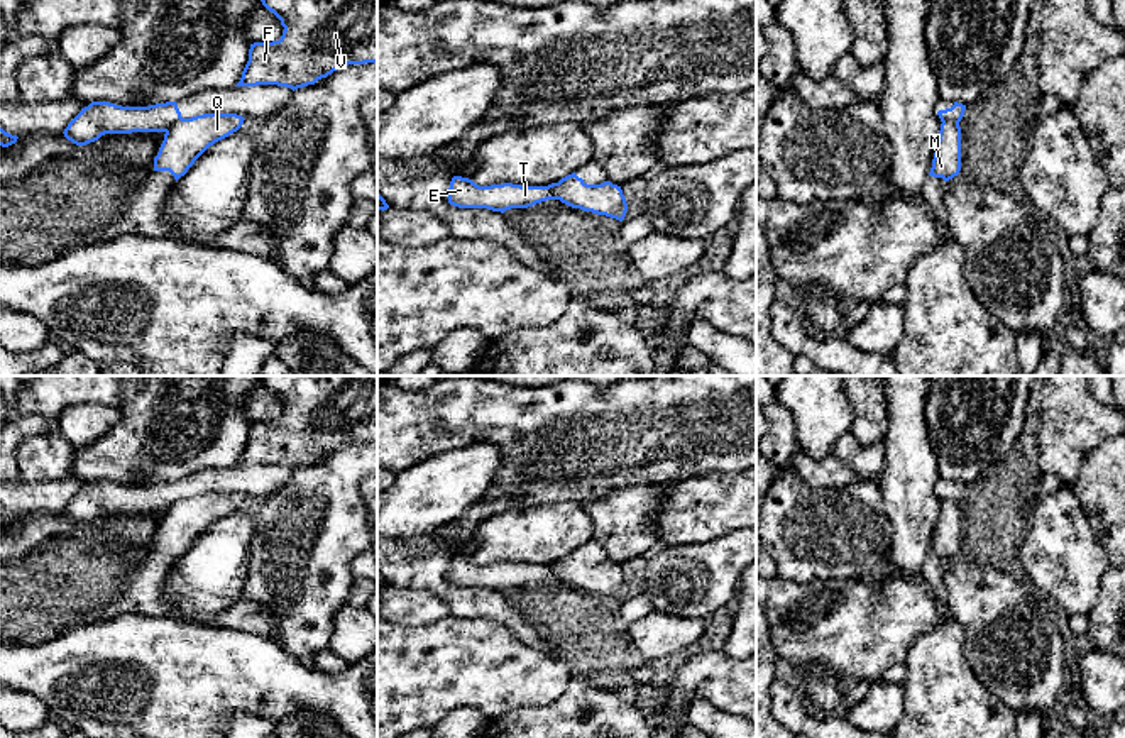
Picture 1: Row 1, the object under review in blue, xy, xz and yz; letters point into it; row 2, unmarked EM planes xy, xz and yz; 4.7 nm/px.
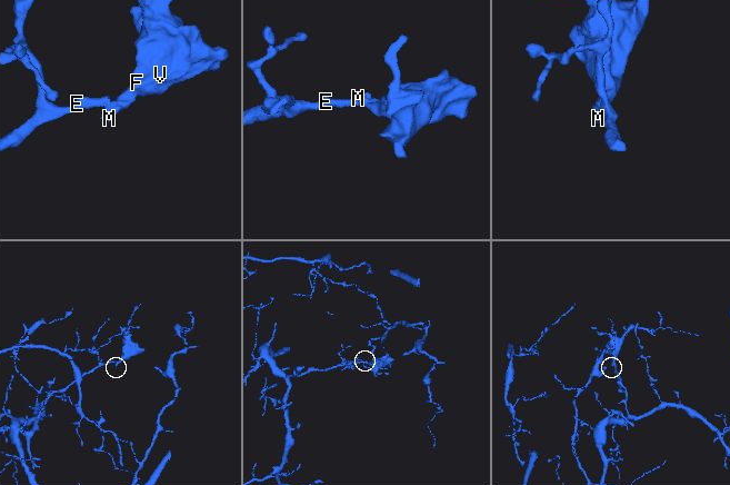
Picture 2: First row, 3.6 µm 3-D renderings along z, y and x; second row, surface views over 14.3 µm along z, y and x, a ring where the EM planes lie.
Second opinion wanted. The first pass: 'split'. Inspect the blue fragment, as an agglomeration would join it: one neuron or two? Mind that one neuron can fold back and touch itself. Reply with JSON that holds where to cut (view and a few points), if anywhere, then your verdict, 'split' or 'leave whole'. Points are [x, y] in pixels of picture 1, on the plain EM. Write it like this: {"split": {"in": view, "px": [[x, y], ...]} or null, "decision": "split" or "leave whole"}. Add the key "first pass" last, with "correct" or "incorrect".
{"split": {"in": "xy", "px": [[183, 498], [166, 512]]}, "decision": "split", "first pass": "correct"}

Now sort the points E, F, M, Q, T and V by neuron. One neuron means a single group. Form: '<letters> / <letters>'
E T / F M Q V

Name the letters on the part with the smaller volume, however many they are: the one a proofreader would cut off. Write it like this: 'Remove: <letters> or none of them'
Remove: F, M, Q, V

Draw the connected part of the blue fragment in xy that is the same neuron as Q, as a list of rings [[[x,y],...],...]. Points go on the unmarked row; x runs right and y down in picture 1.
[[[203,493],[176,501],[154,537],[154,550],[169,550],[178,560],[215,521],[237,511],[244,496],[237,493]]]

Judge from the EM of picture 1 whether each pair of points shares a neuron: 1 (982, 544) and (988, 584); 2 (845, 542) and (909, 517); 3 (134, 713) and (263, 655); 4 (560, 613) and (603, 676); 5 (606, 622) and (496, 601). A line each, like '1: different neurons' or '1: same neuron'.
1: different neurons
2: different neurons
3: same neuron
4: same neuron
5: different neurons

